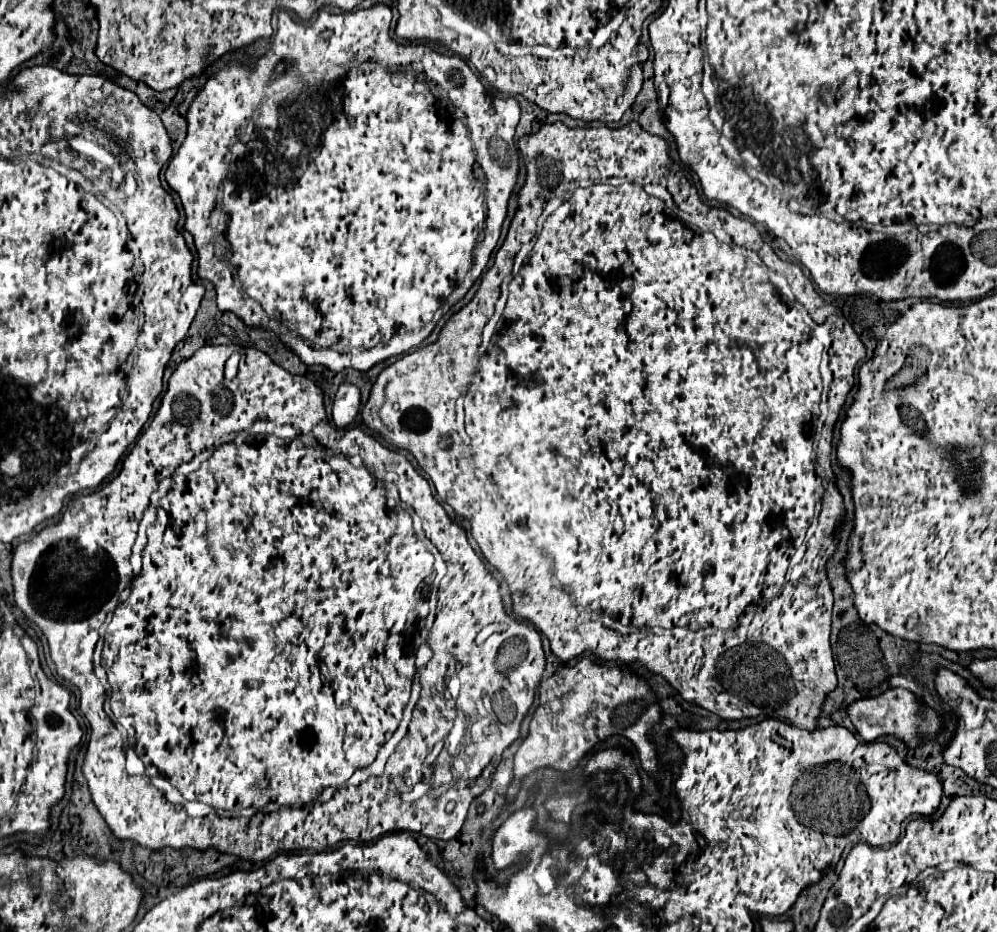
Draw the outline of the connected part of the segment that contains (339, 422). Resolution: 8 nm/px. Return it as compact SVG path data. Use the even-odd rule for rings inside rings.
M343 383L333 399L333 411L331 411L333 423L337 427L347 427L359 413L359 405L361 405L359 389L351 383Z

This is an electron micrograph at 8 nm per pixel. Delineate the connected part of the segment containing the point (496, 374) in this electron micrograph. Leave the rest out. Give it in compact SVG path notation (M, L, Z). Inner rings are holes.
M557 121L557 123L551 123L551 125L543 125L543 127L541 127L541 129L539 129L539 131L537 131L537 133L531 133L531 135L523 135L523 137L521 137L521 139L519 139L519 141L517 141L517 147L519 147L519 151L521 151L521 155L523 155L523 163L525 163L525 169L527 169L527 177L525 177L525 183L523 183L523 187L521 187L521 189L519 189L519 193L517 193L517 201L519 201L519 209L517 209L517 213L515 213L515 217L513 217L513 221L511 221L511 225L509 225L509 233L507 233L507 237L505 237L505 241L503 241L503 245L501 245L501 247L499 247L499 251L497 251L497 253L495 253L495 263L493 263L493 265L491 265L491 267L489 267L489 269L487 269L487 271L485 271L485 273L483 273L483 277L481 277L481 285L479 285L479 289L477 289L477 293L475 293L475 295L473 295L473 299L471 299L471 301L469 301L469 303L467 303L467 305L465 305L465 307L463 307L463 309L459 309L459 311L457 311L457 313L455 313L455 315L451 315L451 319L449 319L449 321L447 321L447 323L445 323L445 327L443 327L443 329L441 329L441 333L439 333L439 339L437 339L437 343L433 343L433 345L427 345L427 347L425 347L425 349L421 349L421 351L417 351L417 353L407 353L407 355L403 355L403 357L401 357L401 359L397 359L397 361L395 361L395 363L391 363L391 365L387 365L387 367L385 367L385 369L383 369L383 371L381 371L381 373L379 373L379 377L377 377L377 381L375 381L375 383L373 383L373 389L371 389L371 393L369 393L369 399L367 399L367 403L365 403L365 407L363 407L363 409L361 409L361 419L363 419L363 423L365 423L365 425L367 425L367 427L369 427L369 429L373 429L373 431L377 431L377 433L379 433L379 435L381 435L381 437L383 437L383 439L385 439L385 441L387 441L387 443L389 443L389 445L395 445L395 447L397 447L397 449L405 449L405 451L409 451L409 453L411 453L411 455L413 455L413 457L415 457L415 459L417 459L417 463L419 463L419 465L421 465L421 467L423 467L423 469L425 469L425 471L427 471L427 475L429 475L429 479L431 479L431 481L433 481L433 485L435 485L435 489L437 489L437 495L439 495L439 499L443 499L443 501L445 501L445 503L449 503L449 505L451 505L451 507L453 507L453 511L455 511L455 513L457 513L457 515L459 515L459 517L463 517L463 519L465 519L465 521L467 521L467 523L469 523L469 527L471 527L471 533L473 533L473 539L475 539L475 541L477 541L477 545L479 545L479 549L481 549L481 553L483 553L483 555L485 555L485 559L487 559L487 561L489 561L489 563L491 563L491 565L493 565L493 567L495 567L495 569L497 569L497 571L499 571L499 573L501 573L501 575L503 575L503 579L505 579L505 581L507 581L507 585L509 585L509 589L511 589L511 599L513 599L513 613L515 613L515 615L519 615L519 617L523 617L523 619L527 619L527 621L529 621L529 623L531 623L531 625L535 625L535 629L539 629L539 631L541 631L541 633L543 633L543 635L545 635L545 637L547 637L547 639L549 639L549 641L551 641L551 651L553 651L553 655L555 655L555 657L557 657L557 659L559 659L559 661L563 661L563 663L567 663L567 661L571 661L571 659L575 659L575 657L581 657L581 655L583 655L583 653L591 653L591 655L595 655L595 657L597 657L597 659L601 659L601 661L621 661L621 663L623 663L623 665L627 665L627 667L631 667L631 665L633 665L633 663L639 663L639 665L643 665L643 667L645 667L645 669L647 669L647 671L651 671L651 673L653 673L653 675L661 675L661 677L663 677L663 679L667 679L667 683L669 683L669 685L671 685L671 687L673 687L673 689L675 689L675 691L677 691L677 693L679 693L679 695L681 695L681 697L683 697L683 699L685 699L685 701L689 701L689 703L695 703L695 705L699 705L699 707L703 707L703 709L707 709L707 711L711 711L711 713L715 713L715 715L719 715L719 717L721 717L721 719L743 719L743 717L759 717L759 715L765 715L765 717L777 717L777 719L787 719L787 721L789 721L789 723L793 723L793 725L797 725L797 727L801 727L801 729L815 729L815 727L817 727L817 717L819 717L819 711L821 711L821 701L823 701L823 697L825 697L825 693L829 693L829 691L833 691L833 687L837 687L837 677L835 677L835 663L833 663L833 655L831 655L831 643L829 643L829 633L831 633L831 607L833 607L833 595L831 595L831 585L829 585L829 579L827 579L827 561L829 561L829 559L831 559L831 557L833 557L833 553L835 553L835 551L837 551L837 543L839 543L839 541L837 541L837 533L835 533L835 531L837 531L837 525L839 525L839 521L843 521L843 519L845 519L845 503L843 503L843 495L841 495L841 493L839 493L839 489L837 489L837 479L835 479L835 475L833 475L833 467L831 467L831 439L833 439L833 427L835 427L835 421L837 421L837 417L839 417L839 411L841 411L841 407L843 407L843 405L845 405L845 397L847 397L847 393L849 393L849 391L851 391L851 389L853 389L853 385L855 385L855 377L853 377L853 375L855 375L855 365L857 365L857 363L859 363L859 361L861 361L861 359L863 359L863 357L865 357L865 345L863 345L863 343L861 343L861 339L859 339L859 337L857 337L857 333L855 333L855 331L853 331L853 327L851 327L851 325L849 325L849 323L847 323L847 321L845 321L845 319L843 319L843 317L839 317L839 319L837 319L837 313L831 313L831 315L829 315L829 319L827 319L827 321L826 321L826 322L825 322L825 323L821 323L821 321L813 321L813 317L811 317L811 315L809 315L809 311L807 311L807 309L805 309L805 305L803 305L803 303L801 303L801 301L797 301L797 293L795 293L795 291L797 291L797 289L803 289L803 287L807 287L807 283L805 283L805 281L811 281L811 280L810 280L810 279L808 279L808 278L807 278L807 277L806 277L806 276L805 276L805 275L804 275L804 274L803 274L803 272L802 272L802 270L801 270L801 267L799 267L799 266L798 266L798 265L795 265L795 264L793 264L793 263L791 263L791 262L789 262L789 261L788 261L788 262L787 262L787 261L784 261L784 260L782 260L782 259L780 259L780 258L779 258L779 257L777 257L777 255L775 255L775 253L773 253L773 249L771 249L771 247L769 247L769 245L767 245L767 243L763 243L763 239L761 239L761 233L759 233L759 231L757 231L757 227L755 227L755 225L753 225L753 223L749 223L749 221L743 221L743 219L737 219L737 217L733 217L733 215L731 215L731 213L729 213L729 211L725 211L725 209L711 209L711 207L707 207L707 205L703 205L703 213L699 213L699 211L697 211L697 209L695 209L695 207L689 207L689 199L687 199L687 201L685 201L685 209L681 209L681 207L679 207L679 205L677 205L677 203L675 203L675 201L673 201L673 199L671 199L671 203L667 203L667 199L663 199L663 197L655 197L655 195L649 195L649 193L647 193L647 191L645 191L645 189L643 189L643 187L649 187L649 185L653 185L653 183L655 183L655 187L661 187L661 185L667 185L667 181L669 181L669 179L671 179L671 175L675 175L675 173L673 173L673 171L675 171L675 169L679 169L679 167L677 167L677 165L675 165L675 163L673 163L673 161L671 161L671 159L669 159L669 147L667 147L667 143L665 143L665 141L663 141L663 139L661 139L661 137L657 137L657 135L651 135L651 133L647 133L647 131L645 131L645 129L643 129L643 127L641 127L641 125L639 125L639 123L637 123L637 121L635 121L635 125L631 125L631 123L627 123L627 125L625 125L625 127L621 127L621 129L609 129L609 127L587 127L587 129L581 129L581 127L577 127L577 129L569 129L569 127L565 127L565 125L563 125L563 123L559 123L559 121ZM551 179L553 179L553 183L557 183L557 195L559 195L559 193L567 193L567 191L573 191L573 189L575 189L575 191L573 191L573 195L572 195L572 192L569 192L569 193L567 193L567 194L566 194L566 196L565 196L565 197L563 197L563 198L560 198L560 199L559 199L559 200L558 200L558 199L557 199L557 198L551 198L551 199L549 199L549 197L555 197L555 193L553 193L553 189L539 189L539 183L549 183L549 181L551 181ZM536 222L537 222L537 224L538 224L538 223L539 223L539 222L545 222L545 223L543 223L543 229L541 229L541 230L537 230L537 227L536 227ZM532 237L535 237L535 240L536 240L536 237L537 237L537 241L535 241L535 245L533 245L533 249L531 249L531 253L529 253L529 255L527 255L527 257L525 257L525 261L523 261L523 267L521 267L521 271L519 271L519 273L517 273L517 277L513 277L513 281L511 281L511 283L509 283L509 299L507 299L507 305L505 305L505 311L503 311L503 315L501 315L501 327L499 327L499 329L497 329L497 333L505 333L505 335L503 335L503 337L501 337L501 339L499 339L499 341L497 341L497 349L495 349L495 351L491 351L491 353L489 353L489 351L487 351L487 353L485 353L485 355L481 355L481 359L479 359L479 353L477 353L477 347L479 347L479 343L481 343L481 331L483 331L483 327L485 327L485 325L487 325L487 321L489 321L489 317L491 317L491 315L493 315L493 307L495 307L495 303L497 303L497 297L499 297L499 287L501 287L501 283L503 283L503 279L505 279L505 277L507 277L507 275L509 275L509 273L511 273L511 267L513 267L513 257L515 257L515 253L517 253L517 251L519 251L519 250L520 250L520 248L521 248L521 246L522 246L522 245L523 245L523 244L525 244L525 243L527 243L527 242L529 242L529 241L530 241L530 240L531 240L531 239L532 239ZM627 277L629 277L629 287L623 287L623 283L621 283L621 279L627 279ZM463 393L465 393L465 421L463 421L463 413L461 413L461 411L459 411L459 409L455 409L455 401L457 401L457 399L459 399L459 397L461 397L461 395L463 395ZM819 401L825 401L825 405L826 405L826 407L827 407L827 409L828 409L828 410L829 410L829 412L828 412L828 415L829 415L829 417L827 417L827 423L825 423L825 433L823 433L823 437L821 437L821 441L819 441L819 461L821 461L821 465L823 465L823 467L825 467L825 471L829 471L829 485L827 485L827 489L825 489L825 495L823 495L823 483L821 483L821 479L819 479L819 477L817 477L817 473L815 473L815 461L817 461L817 459L815 459L815 457L817 457L817 455L815 455L815 449L813 449L813 421L815 421L815 419L817 419L817 417L819 417ZM815 514L816 514L816 515L818 515L818 514L819 514L819 517L817 517L817 523L819 523L819 525L817 525L817 531L815 531L815 533L813 533L813 537L811 537L811 539L809 539L809 543L807 543L807 551L805 551L805 557L803 557L803 559L801 559L801 563L799 563L799 565L795 565L795 567L793 567L793 569L791 569L791 575L789 575L789 581L787 581L787 583L785 583L785 573L787 573L787 567L789 567L789 559L791 559L791 557L793 557L793 553L795 553L795 551L797 551L797 547L799 547L799 545L801 545L801 543L803 543L803 539L805 539L805 531L807 531L807 527L809 527L809 525L811 525L811 521L813 521L813 515L815 515ZM759 605L765 605L765 607L763 607L763 611L761 611L761 613L759 613L759 615L757 615L757 613L755 613L755 615L753 615L753 619L751 619L751 623L749 623L749 625L747 625L747 627L745 627L745 639L743 639L743 637L741 637L741 633L739 633L739 627L741 627L741 625L737 625L737 623L739 623L739 619L741 619L741 617L743 617L743 615L745 615L745 613L747 613L747 611L751 611L751 609L755 609L755 611L757 611L757 609L759 609Z

